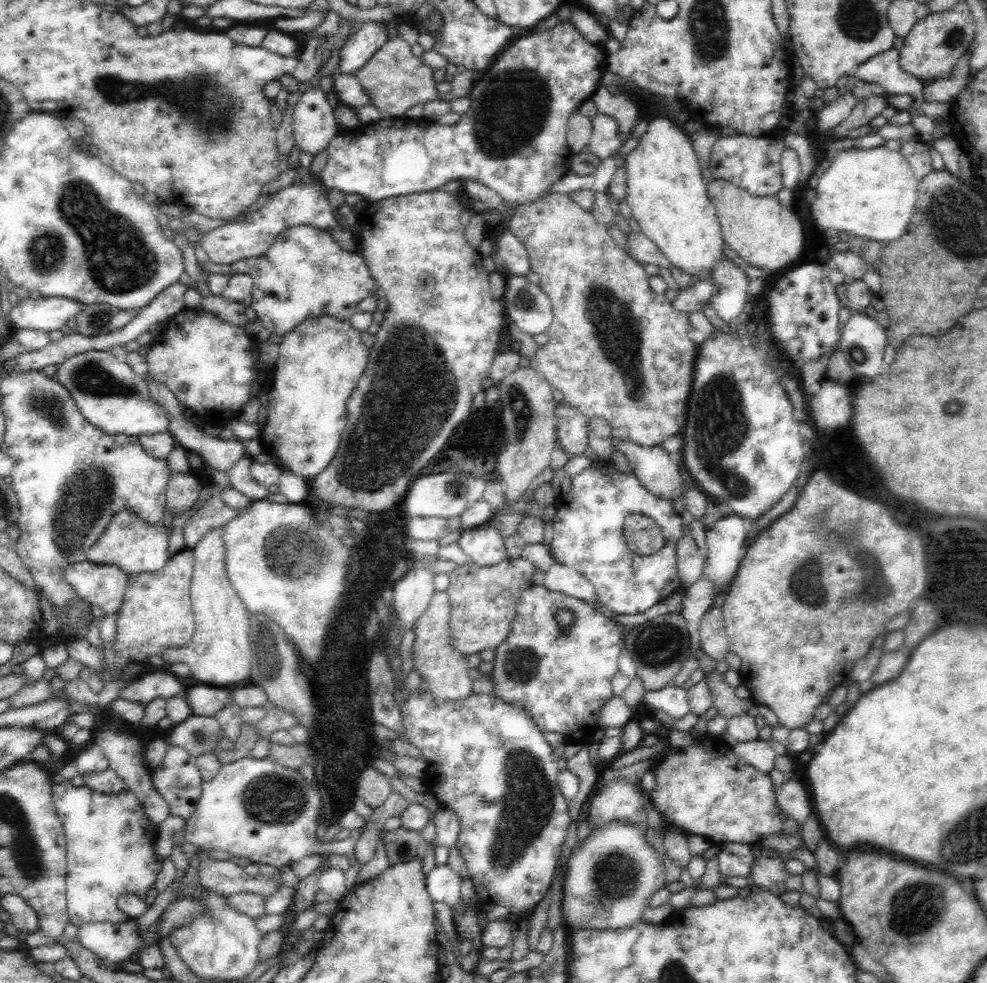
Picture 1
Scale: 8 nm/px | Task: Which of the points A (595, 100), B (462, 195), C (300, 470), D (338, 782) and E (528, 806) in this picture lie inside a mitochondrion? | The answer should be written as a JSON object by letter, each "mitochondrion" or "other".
{"A":"other","B":"other","C":"other","D":"mitochondrion","E":"mitochondrion"}

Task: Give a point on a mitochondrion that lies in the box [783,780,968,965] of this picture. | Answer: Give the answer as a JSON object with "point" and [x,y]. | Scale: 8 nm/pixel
{"point":[914,908]}

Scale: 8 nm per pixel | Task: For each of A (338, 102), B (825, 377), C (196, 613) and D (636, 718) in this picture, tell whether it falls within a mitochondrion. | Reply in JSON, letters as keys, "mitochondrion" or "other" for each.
{"A":"other","B":"other","C":"other","D":"other"}

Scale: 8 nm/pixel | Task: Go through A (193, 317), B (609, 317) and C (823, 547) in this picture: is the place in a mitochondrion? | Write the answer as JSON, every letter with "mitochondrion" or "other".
{"A":"other","B":"mitochondrion","C":"mitochondrion"}

